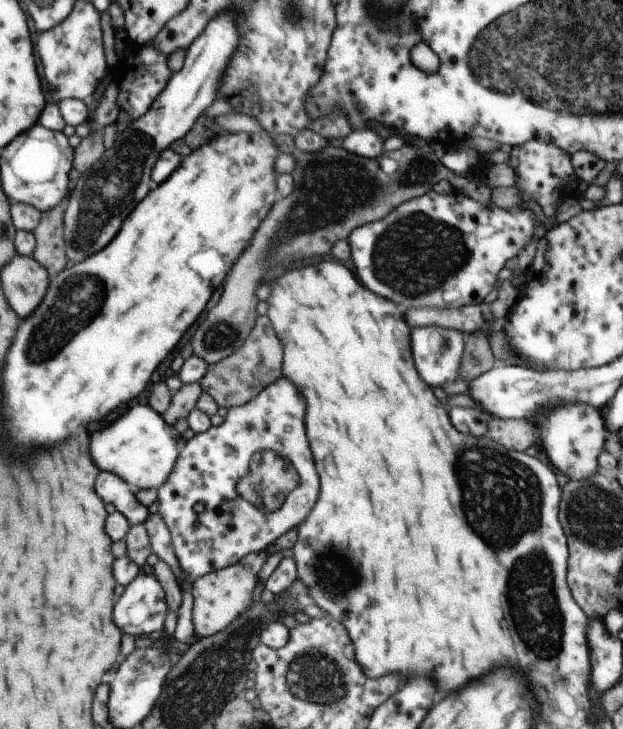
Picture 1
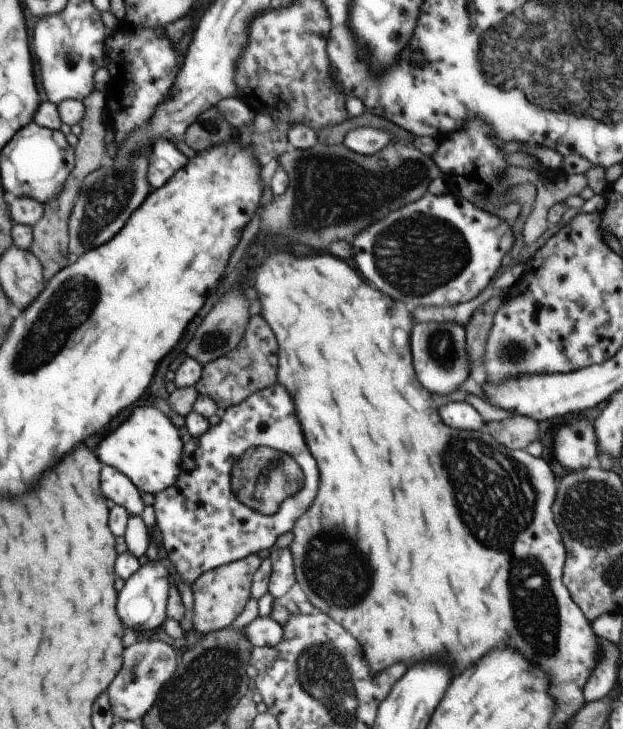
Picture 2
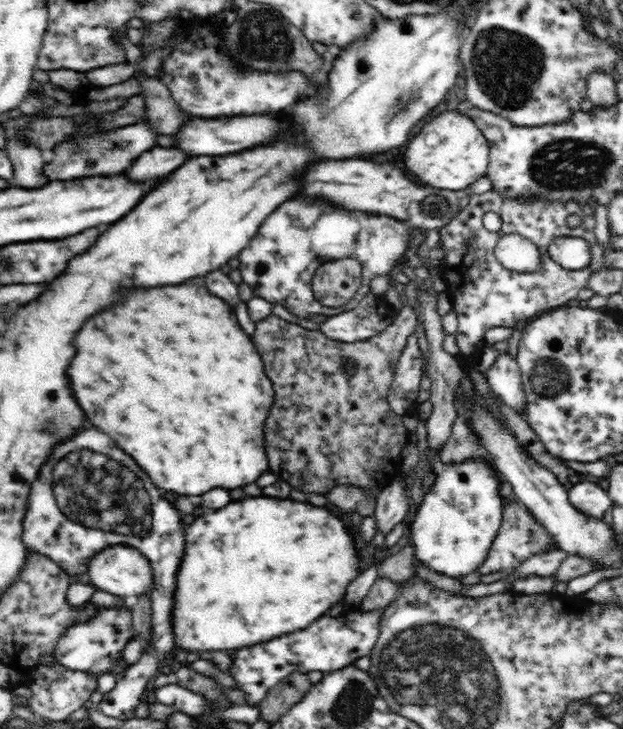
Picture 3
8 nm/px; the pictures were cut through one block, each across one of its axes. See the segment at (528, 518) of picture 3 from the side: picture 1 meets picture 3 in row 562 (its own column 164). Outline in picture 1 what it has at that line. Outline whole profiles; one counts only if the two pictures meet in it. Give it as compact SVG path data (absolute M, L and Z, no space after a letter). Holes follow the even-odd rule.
M282 376L278 380L269 384L260 394L253 398L248 404L242 406L229 407L226 418L219 426L210 427L205 433L195 434L192 438L187 438L186 444L180 449L178 458L176 459L174 468L168 475L167 482L157 490L157 501L159 505L159 513L168 525L172 546L175 555L180 563L181 570L188 573L192 580L220 570L242 560L247 554L266 551L270 544L276 543L278 537L286 534L290 529L296 528L310 514L316 500L318 500L318 474L314 468L314 460L312 460L312 452L310 452L310 444L306 438L306 428L304 428L304 412L306 412L306 400L300 394L300 390L294 386L294 382L290 382L288 378ZM204 502L204 512L197 514L194 511L194 504Z

